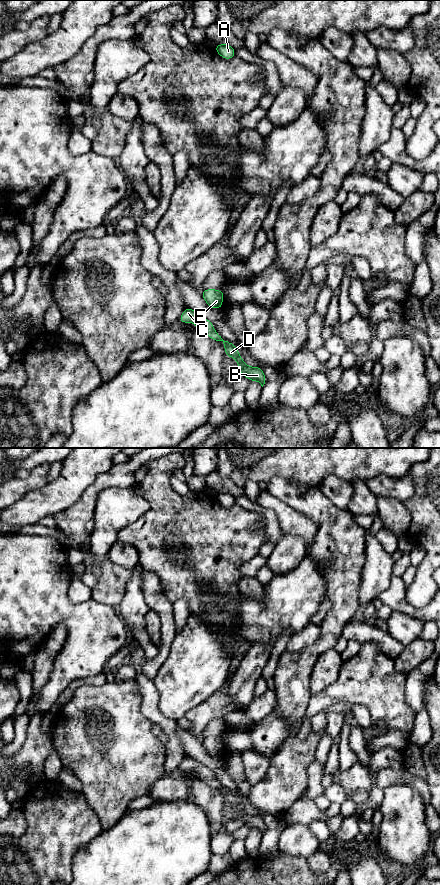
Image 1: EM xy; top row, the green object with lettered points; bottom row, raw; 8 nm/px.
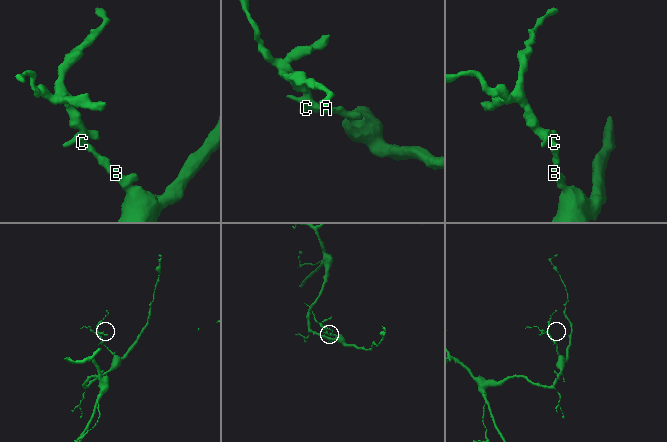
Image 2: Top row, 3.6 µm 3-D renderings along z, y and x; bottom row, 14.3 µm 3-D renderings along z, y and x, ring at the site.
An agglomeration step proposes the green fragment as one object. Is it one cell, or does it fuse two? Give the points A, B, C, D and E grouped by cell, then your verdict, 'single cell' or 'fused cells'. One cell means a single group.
groups A B C D E; single cell

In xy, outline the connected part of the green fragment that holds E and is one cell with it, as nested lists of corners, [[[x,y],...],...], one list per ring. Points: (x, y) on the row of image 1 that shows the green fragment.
[[[207,289],[202,290],[202,296],[205,302],[209,305],[212,309],[218,309],[223,308],[223,298],[224,294],[222,290],[216,290],[216,289]]]

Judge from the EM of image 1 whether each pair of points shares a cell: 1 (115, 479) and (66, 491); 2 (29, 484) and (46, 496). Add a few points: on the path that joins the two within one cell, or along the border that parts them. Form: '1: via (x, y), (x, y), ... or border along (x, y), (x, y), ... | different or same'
1: border along (108, 471), (100, 474), (74, 503) | different
2: border along (45, 484), (29, 490), (16, 501) | different

